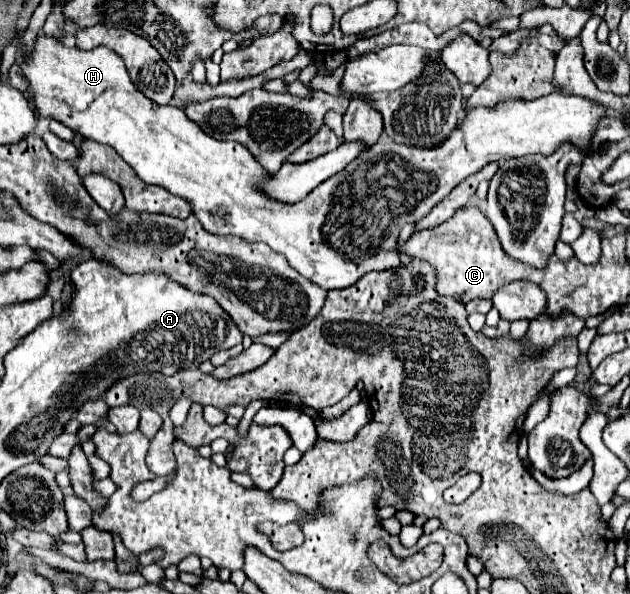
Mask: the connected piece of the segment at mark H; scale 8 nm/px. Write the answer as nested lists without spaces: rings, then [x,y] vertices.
[[[40,34],[32,56],[22,60],[22,70],[30,82],[34,106],[38,108],[40,116],[58,118],[64,126],[74,130],[74,134],[82,134],[82,138],[92,138],[94,142],[112,146],[142,182],[162,186],[168,192],[190,200],[194,216],[208,232],[236,234],[250,242],[264,242],[274,252],[286,256],[294,270],[324,290],[342,290],[358,282],[368,272],[398,268],[400,256],[394,246],[400,230],[406,224],[424,218],[440,200],[450,194],[450,190],[454,190],[454,186],[458,186],[470,174],[480,172],[486,164],[528,154],[552,154],[562,142],[570,142],[572,146],[588,152],[592,148],[590,142],[594,138],[594,130],[606,116],[604,104],[562,92],[552,92],[530,102],[508,100],[496,104],[494,108],[474,108],[466,112],[462,124],[438,148],[418,150],[416,146],[394,144],[382,136],[372,148],[364,150],[354,162],[350,162],[350,166],[334,174],[334,178],[322,182],[318,190],[312,190],[304,202],[282,204],[270,200],[258,190],[258,182],[266,178],[266,172],[242,144],[218,142],[204,134],[198,124],[188,120],[180,108],[158,106],[150,102],[150,98],[136,90],[122,58],[112,50],[104,46],[88,52],[66,48],[62,42]]]

